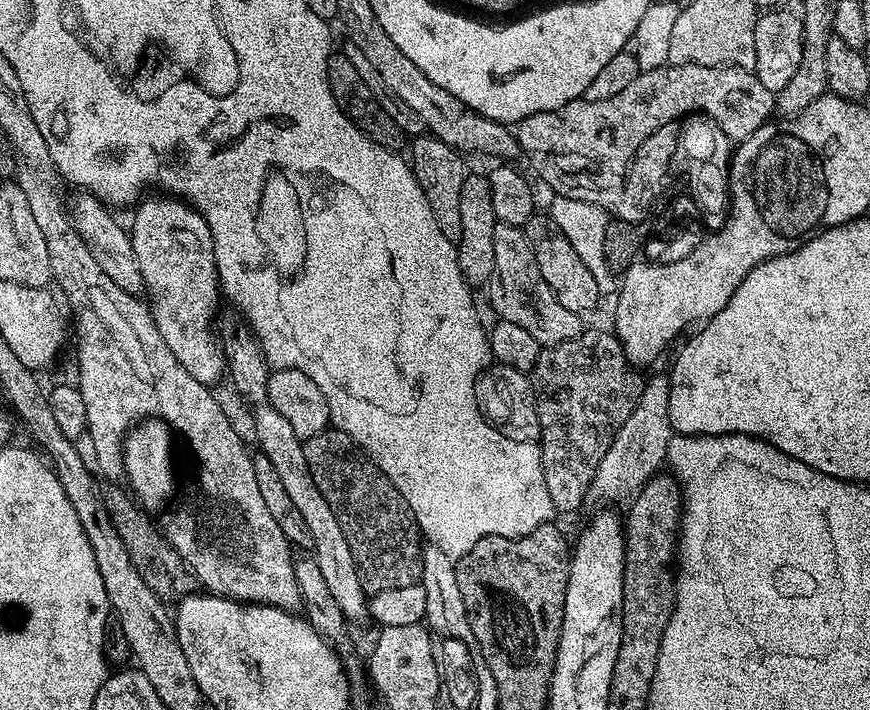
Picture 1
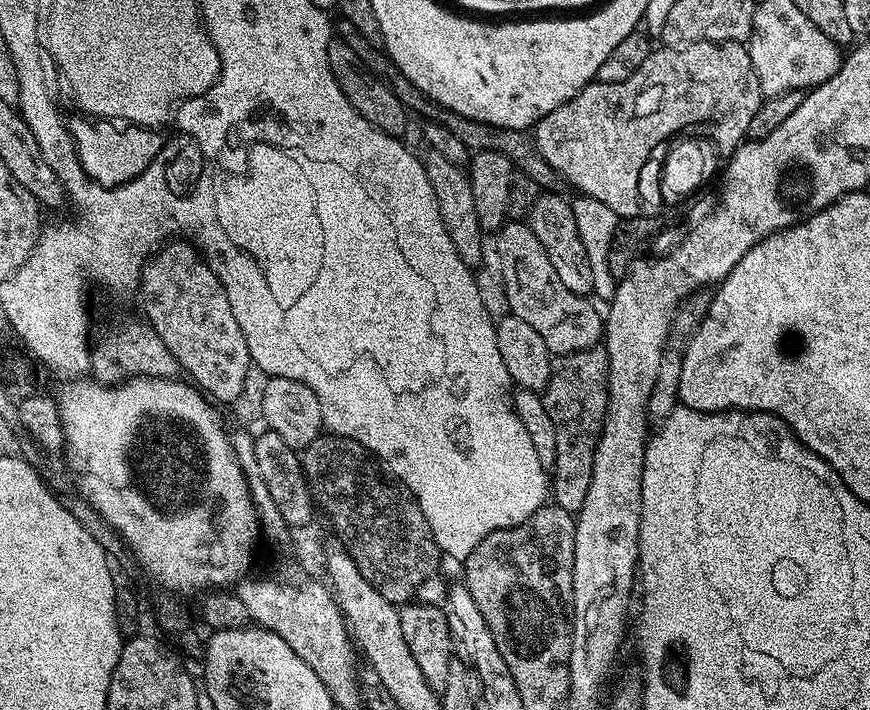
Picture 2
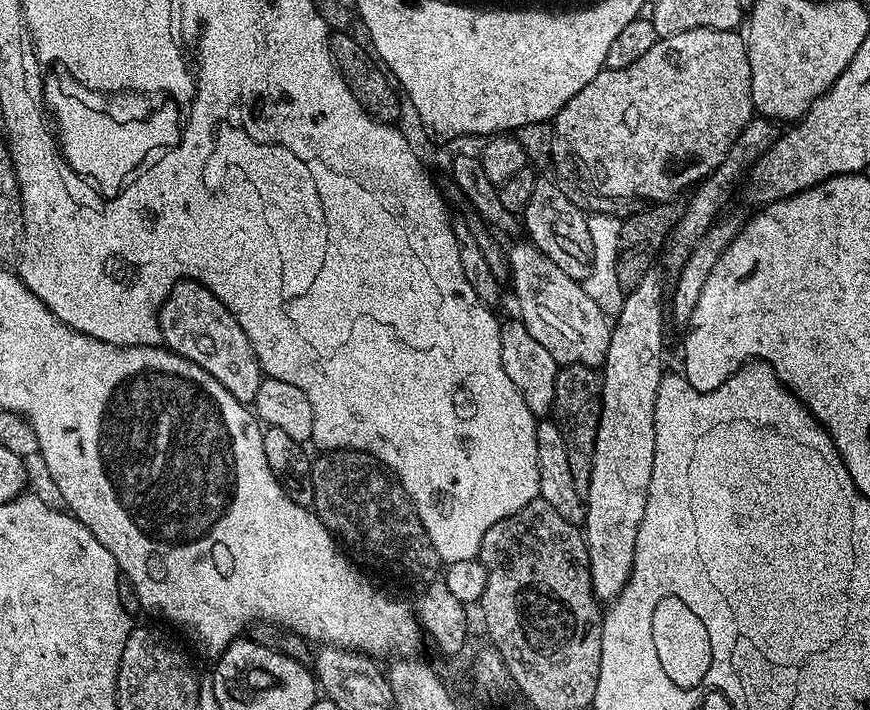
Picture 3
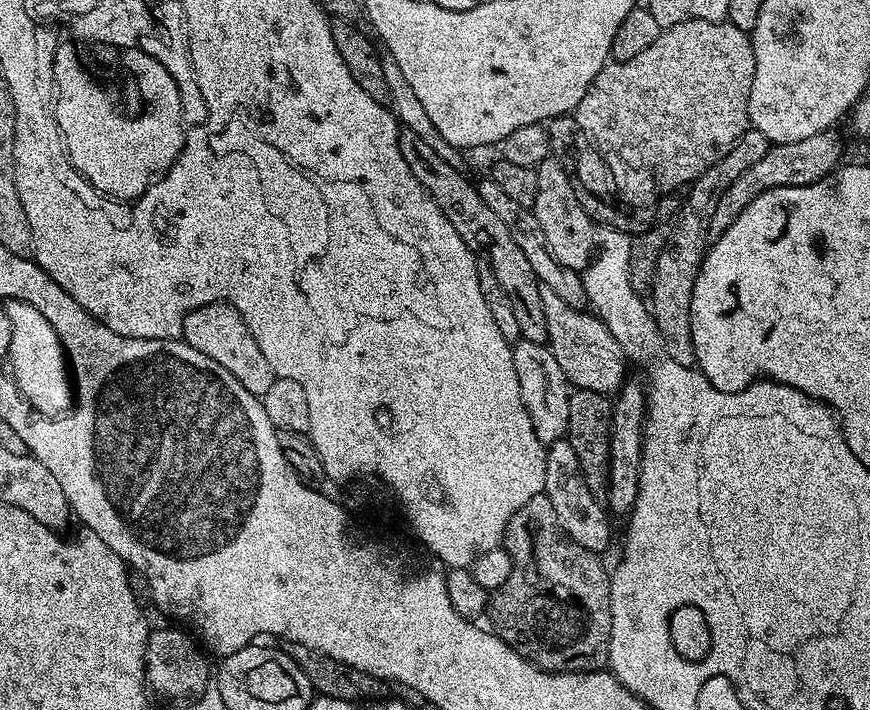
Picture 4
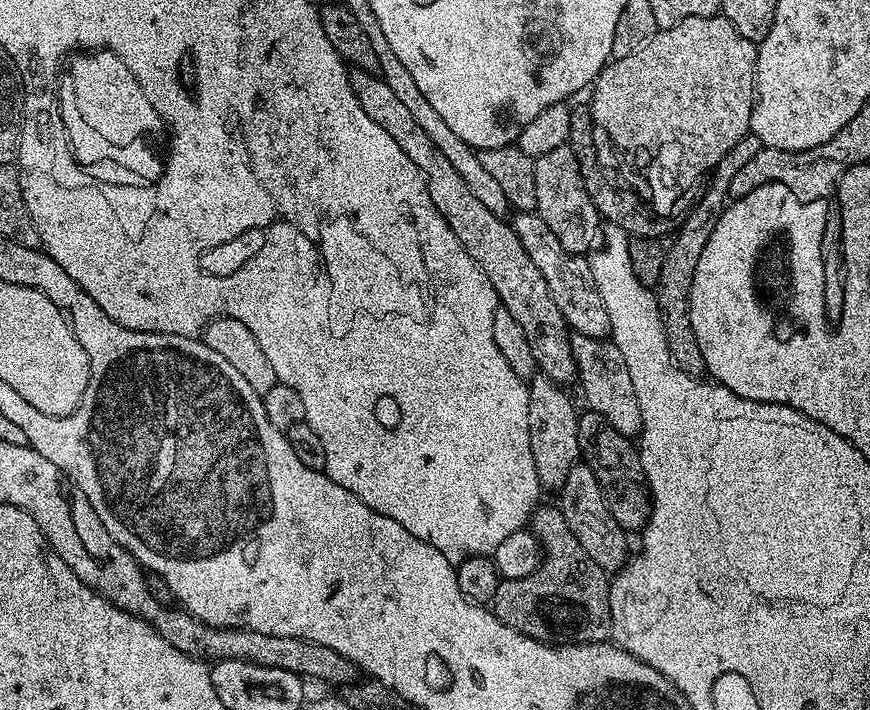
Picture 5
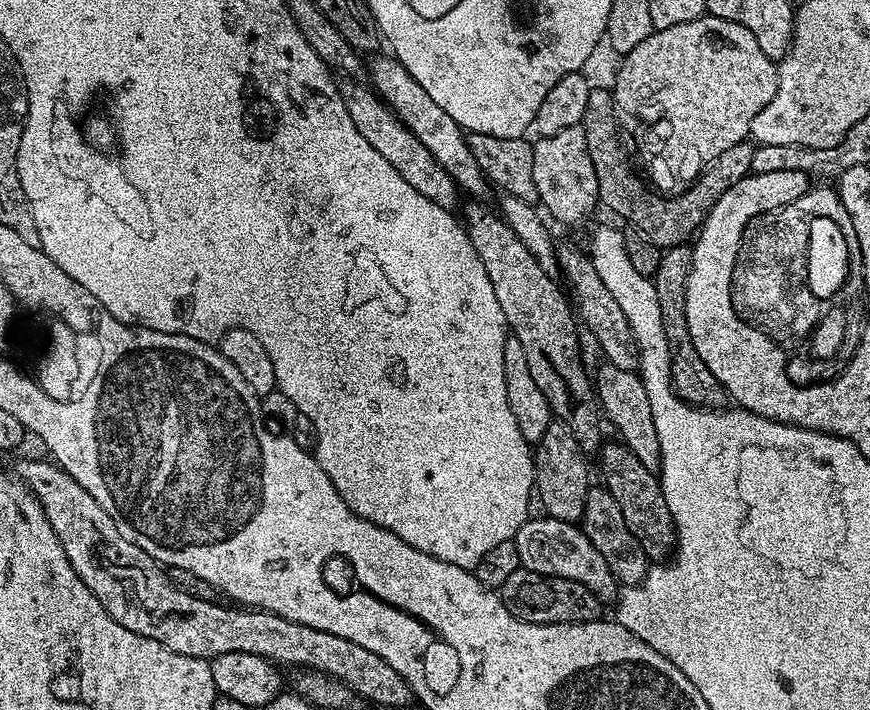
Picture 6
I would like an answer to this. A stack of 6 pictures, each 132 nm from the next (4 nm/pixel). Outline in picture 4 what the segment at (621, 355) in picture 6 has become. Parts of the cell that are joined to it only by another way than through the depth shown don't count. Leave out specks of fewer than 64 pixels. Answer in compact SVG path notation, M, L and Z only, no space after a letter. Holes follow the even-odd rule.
M491 178L479 181L478 187L482 194L482 202L486 202L486 206L490 206L490 210L494 210L494 214L498 214L498 218L502 218L502 222L506 222L506 230L510 230L510 238L514 238L514 242L522 249L522 254L526 254L526 259L530 262L530 270L534 270L536 279L540 281L541 285L554 290L554 294L558 294L558 298L570 302L570 306L584 308L588 304L588 295L584 289L583 275L556 261L554 254L544 241L535 212L526 206L518 206L518 202L513 202L508 195L502 194L498 182L494 182Z

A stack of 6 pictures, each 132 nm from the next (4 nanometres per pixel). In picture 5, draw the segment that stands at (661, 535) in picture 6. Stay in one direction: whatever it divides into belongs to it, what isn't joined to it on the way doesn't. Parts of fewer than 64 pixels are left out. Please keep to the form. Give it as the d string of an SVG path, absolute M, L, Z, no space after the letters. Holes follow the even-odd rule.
M581 411L576 421L580 460L594 470L600 489L608 499L610 514L614 514L618 526L622 526L625 532L639 533L652 514L652 496L648 493L637 445L629 437L618 434L618 430L614 430L614 426L610 426L610 422L606 422L606 418L597 412Z

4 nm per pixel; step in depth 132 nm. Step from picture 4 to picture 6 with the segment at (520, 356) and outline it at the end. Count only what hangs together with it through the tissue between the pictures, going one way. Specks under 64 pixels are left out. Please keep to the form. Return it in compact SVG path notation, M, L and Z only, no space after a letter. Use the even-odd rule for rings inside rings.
M553 419L552 424L546 426L546 434L534 445L534 463L536 466L535 491L538 493L538 504L545 513L559 520L570 520L573 522L583 521L584 507L586 506L586 494L590 487L588 481L588 464L585 452L578 446L574 434L570 434L570 426L566 426L560 420Z

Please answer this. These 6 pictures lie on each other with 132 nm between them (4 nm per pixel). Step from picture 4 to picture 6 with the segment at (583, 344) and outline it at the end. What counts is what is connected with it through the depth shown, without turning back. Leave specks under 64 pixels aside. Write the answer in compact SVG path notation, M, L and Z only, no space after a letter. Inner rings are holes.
M607 362L601 363L601 368L594 372L594 387L596 399L603 415L616 427L619 439L646 466L646 470L659 473L660 447L658 446L658 430L654 430L654 414L650 414L649 385L639 380L639 375L630 370L622 370Z

